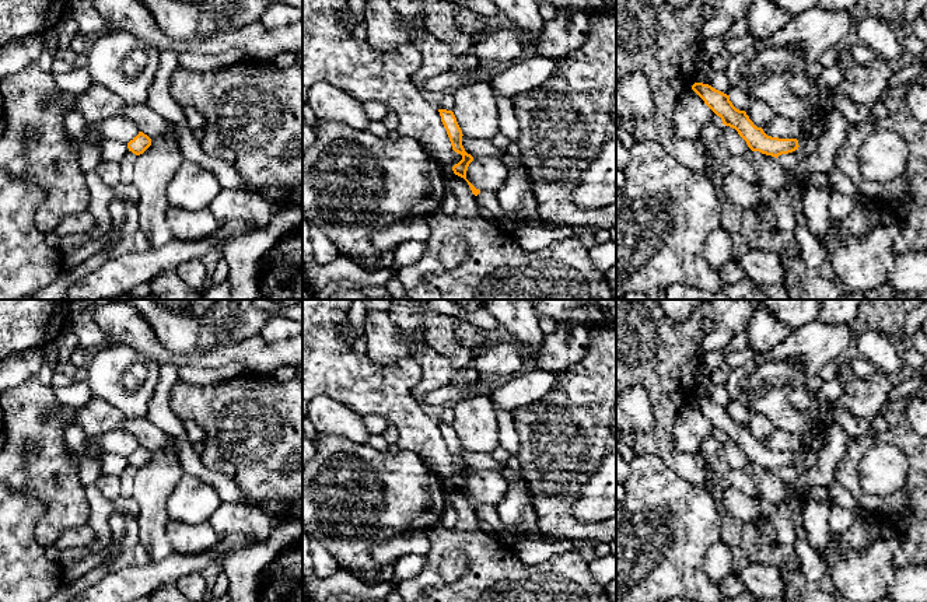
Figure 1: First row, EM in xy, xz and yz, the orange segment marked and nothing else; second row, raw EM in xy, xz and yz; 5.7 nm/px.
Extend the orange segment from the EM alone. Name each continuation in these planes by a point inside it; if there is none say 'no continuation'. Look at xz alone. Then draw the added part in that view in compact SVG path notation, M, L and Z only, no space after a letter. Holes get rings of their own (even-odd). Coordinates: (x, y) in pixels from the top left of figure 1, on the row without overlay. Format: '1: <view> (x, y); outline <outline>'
no continuation

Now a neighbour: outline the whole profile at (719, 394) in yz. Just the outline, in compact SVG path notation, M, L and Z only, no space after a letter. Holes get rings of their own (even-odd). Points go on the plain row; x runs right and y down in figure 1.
M710 381L709 393L710 393L710 399L716 403L718 403L727 409L734 406L732 400L728 396L725 386L723 386L723 385L717 385Z

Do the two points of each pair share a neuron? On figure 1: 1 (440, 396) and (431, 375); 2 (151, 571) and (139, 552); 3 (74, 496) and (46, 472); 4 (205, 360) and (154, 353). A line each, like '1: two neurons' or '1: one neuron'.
1: two neurons
2: two neurons
3: one neuron
4: one neuron

